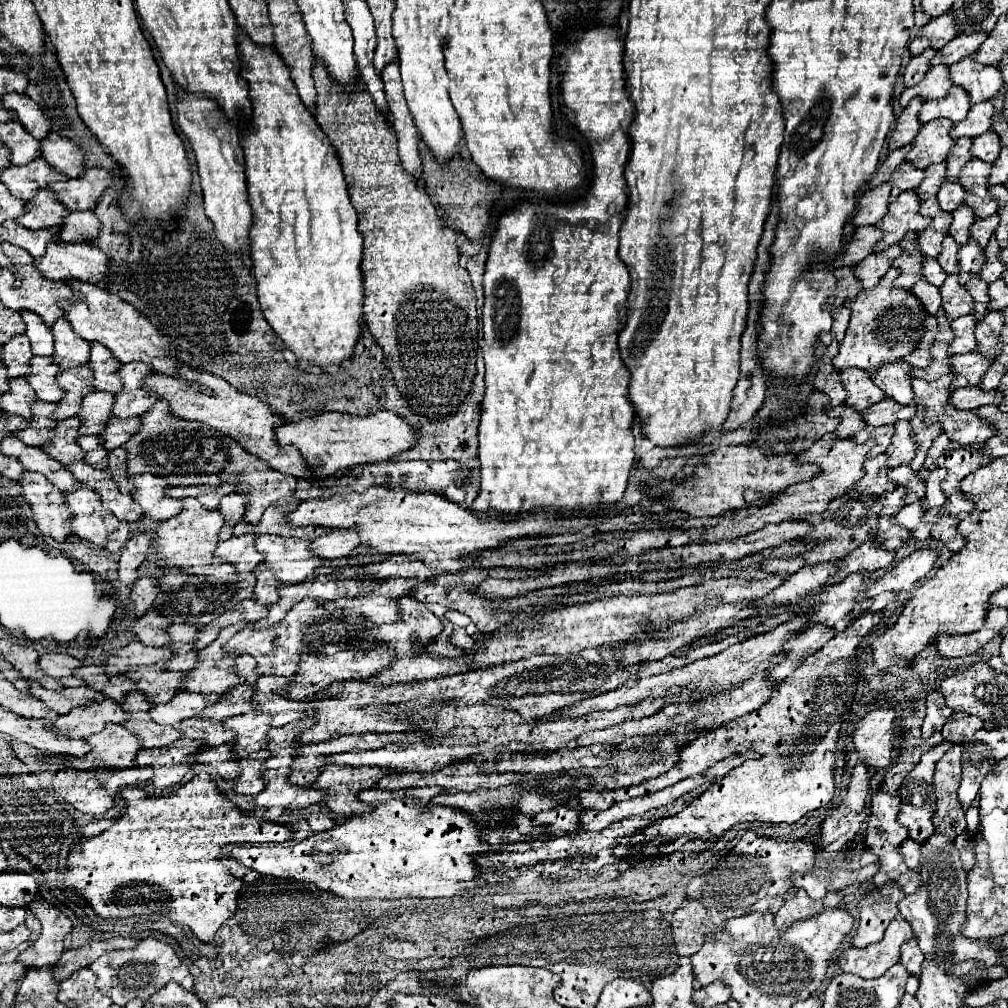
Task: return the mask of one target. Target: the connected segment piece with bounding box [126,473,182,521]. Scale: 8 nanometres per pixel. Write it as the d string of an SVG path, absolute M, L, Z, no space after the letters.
M142 473L142 475L130 475L126 479L134 483L134 491L132 491L134 503L142 507L146 517L164 521L174 517L182 509L182 503L178 499L172 499L164 493L168 485L160 477Z

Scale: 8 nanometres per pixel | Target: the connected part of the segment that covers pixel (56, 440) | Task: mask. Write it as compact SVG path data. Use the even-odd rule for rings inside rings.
M78 417L56 421L56 427L50 429L50 433L52 433L50 441L46 445L42 445L40 449L44 453L48 453L52 459L60 461L62 465L72 463L72 461L82 461L84 453L76 443L76 439L80 437L80 433L76 429L78 429Z

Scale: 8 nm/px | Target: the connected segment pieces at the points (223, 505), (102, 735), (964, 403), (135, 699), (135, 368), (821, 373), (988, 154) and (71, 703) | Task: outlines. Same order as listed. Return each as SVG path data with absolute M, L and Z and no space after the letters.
M224 495L220 499L220 505L218 505L218 511L222 513L224 517L224 527L220 529L220 541L226 541L232 537L232 527L234 523L238 523L244 515L244 505L246 505L246 499L240 497L240 495Z
M108 725L100 733L88 737L86 743L92 747L92 751L82 759L88 771L96 767L106 771L120 771L136 765L140 741L124 727Z
M980 385L976 387L962 387L962 389L954 389L952 391L952 403L954 407L962 407L962 409L978 409L982 405L1000 405L1004 399L1004 393L998 389L992 391L984 391Z
M140 691L128 693L128 697L126 697L124 703L122 703L122 709L124 709L126 713L130 713L130 715L134 715L136 711L146 711L148 707L150 707L150 703L142 697Z
M126 363L116 371L116 375L122 379L122 389L114 395L116 399L112 407L114 417L118 419L138 417L156 403L158 397L142 387L142 379L150 371L152 369L144 363Z
M832 341L828 347L826 347L826 353L824 357L820 359L818 367L816 367L816 375L814 375L814 389L818 391L824 391L828 397L830 397L830 409L832 407L838 407L846 401L846 389L842 387L842 381L840 381L840 375L838 375L838 369L832 365L832 359L838 355L838 341Z
M986 131L984 135L978 135L974 139L974 147L972 147L972 155L976 159L982 159L986 163L994 163L1000 155L1000 149L1002 149L1002 143L1000 143L1000 137L998 133L994 131Z
M28 681L30 695L44 701L52 711L56 713L68 713L70 709L78 705L86 705L92 701L102 701L104 695L90 689L90 687L76 687L76 689L62 689L62 691L50 691L42 687L38 681Z

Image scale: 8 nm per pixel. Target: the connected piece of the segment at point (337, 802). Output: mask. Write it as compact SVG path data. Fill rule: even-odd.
M328 765L320 771L316 781L310 785L310 789L330 795L330 799L324 801L324 805L332 813L338 815L362 813L362 811L370 811L370 807L358 801L358 791L372 789L374 783L386 773L392 773L392 769Z

